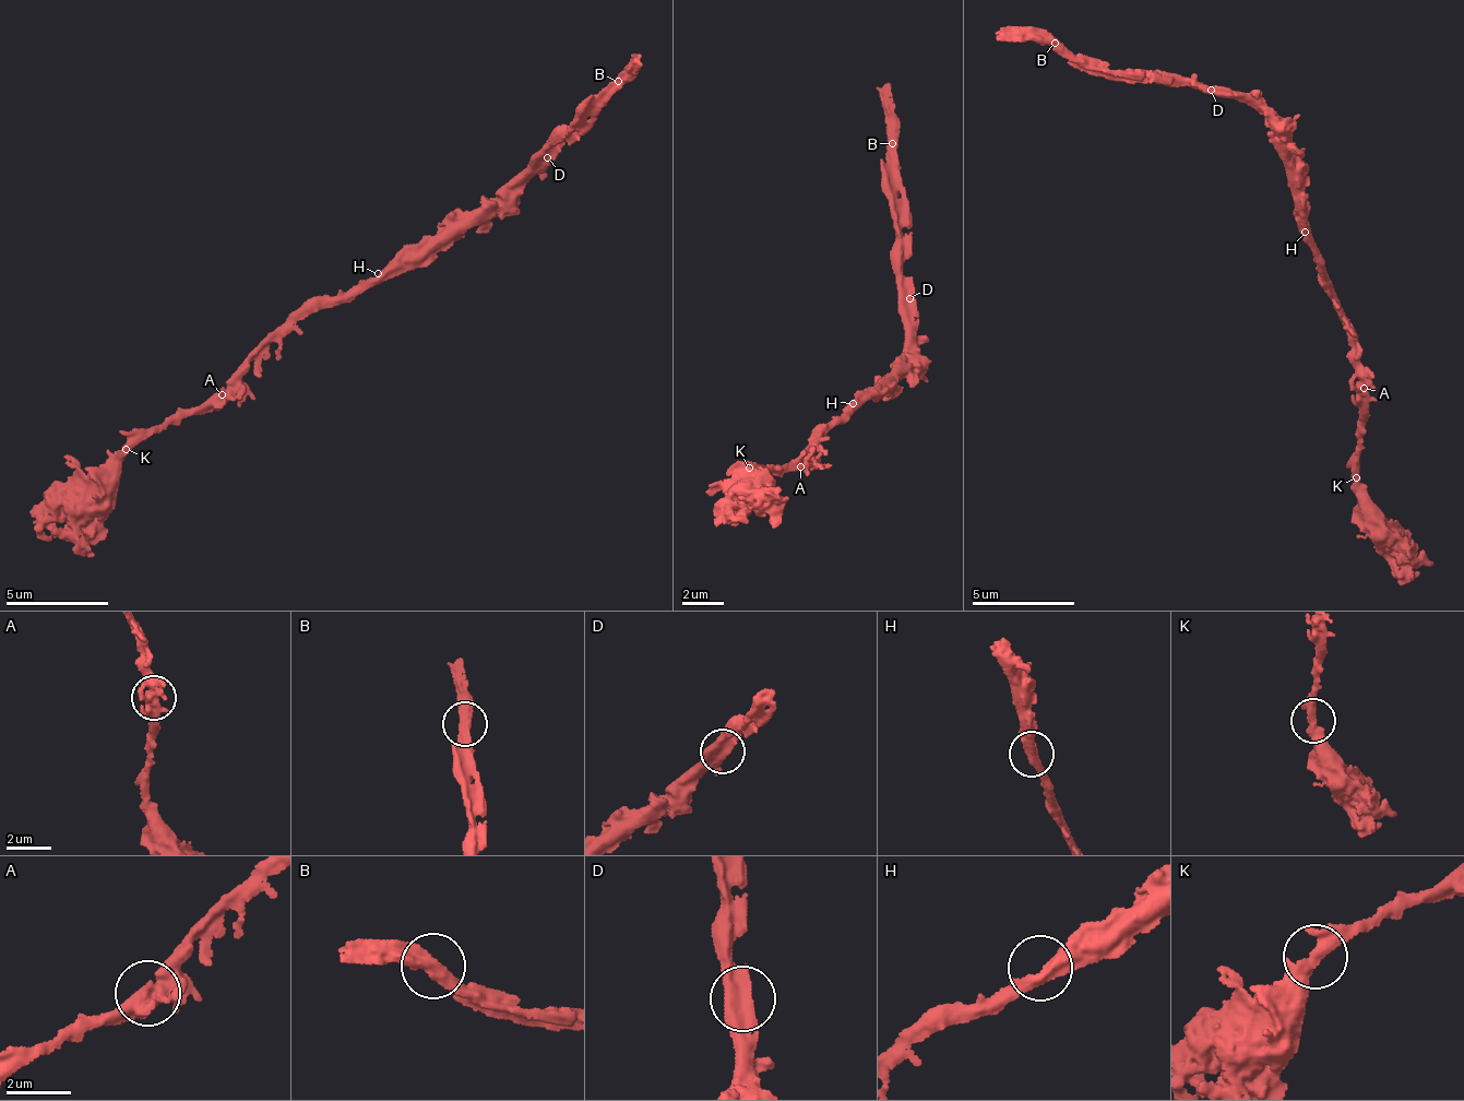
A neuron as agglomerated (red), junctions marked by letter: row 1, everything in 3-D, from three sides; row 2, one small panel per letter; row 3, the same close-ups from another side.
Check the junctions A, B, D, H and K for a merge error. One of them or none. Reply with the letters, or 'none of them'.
none of them

